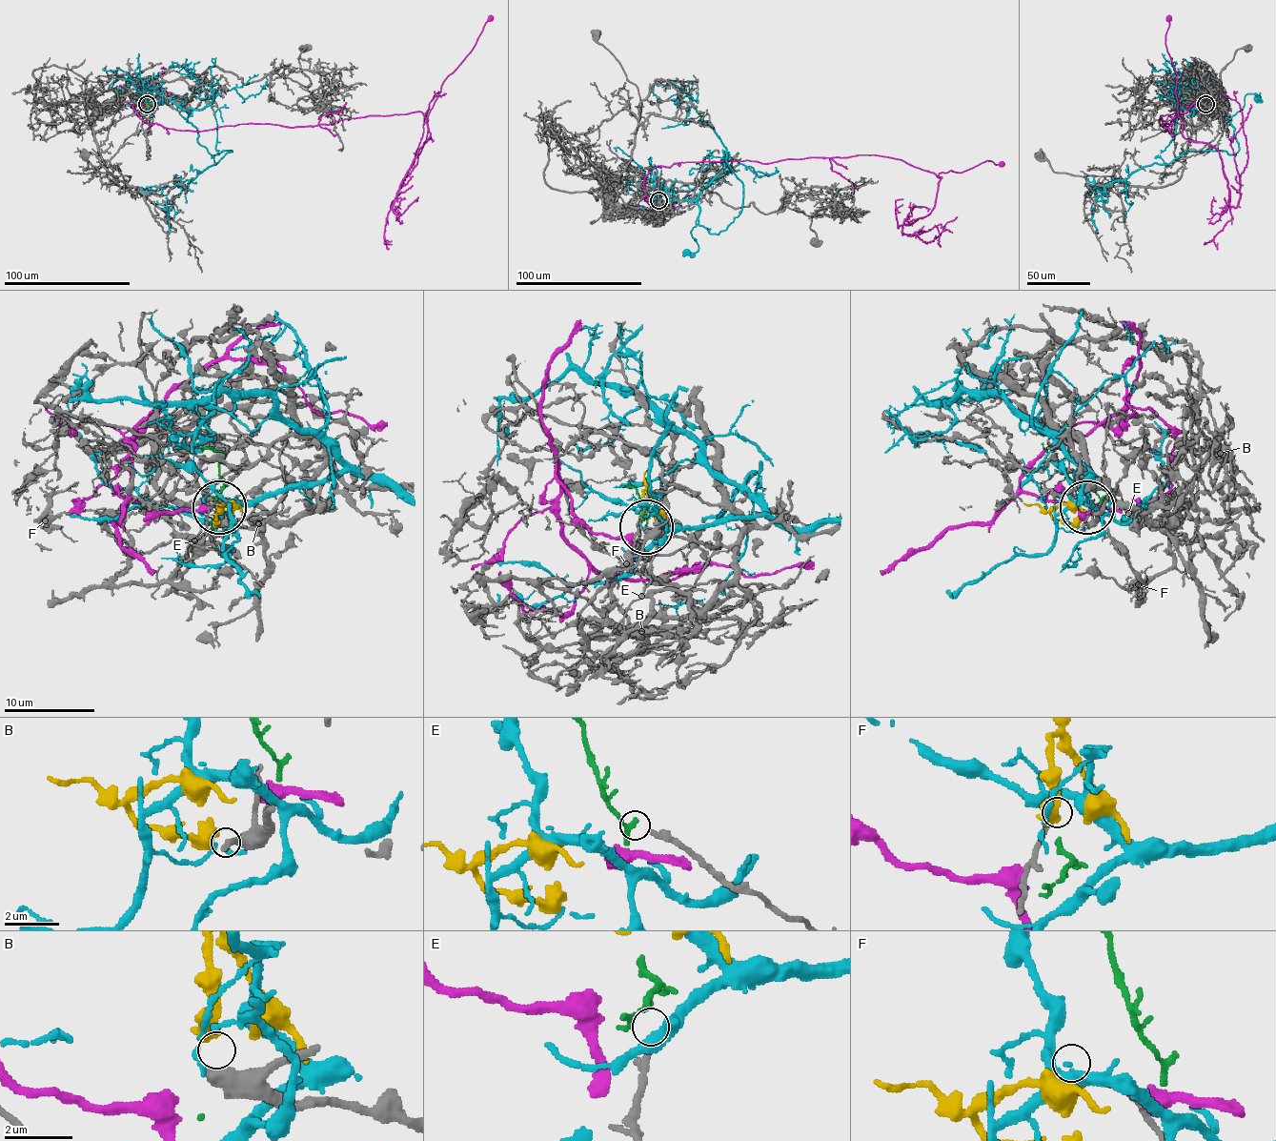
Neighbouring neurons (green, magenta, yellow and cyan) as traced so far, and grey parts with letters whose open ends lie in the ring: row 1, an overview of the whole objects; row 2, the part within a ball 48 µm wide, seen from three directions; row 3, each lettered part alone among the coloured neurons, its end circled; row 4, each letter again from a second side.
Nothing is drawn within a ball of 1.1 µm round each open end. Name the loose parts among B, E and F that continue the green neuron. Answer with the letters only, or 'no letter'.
no letter

